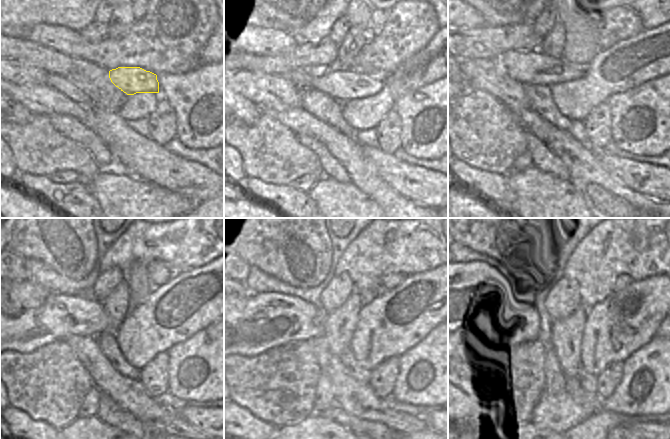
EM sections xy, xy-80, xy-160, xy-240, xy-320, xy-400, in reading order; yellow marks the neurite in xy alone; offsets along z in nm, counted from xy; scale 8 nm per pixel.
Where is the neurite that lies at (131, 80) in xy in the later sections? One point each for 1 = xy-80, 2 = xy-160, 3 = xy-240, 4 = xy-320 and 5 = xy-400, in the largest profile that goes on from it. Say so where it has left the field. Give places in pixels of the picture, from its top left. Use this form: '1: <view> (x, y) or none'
1: xy-80 (309, 65)
2: xy-160 (566, 80)
3: xy-240 (20, 296)
4: xy-320 (244, 292)
5: xy-400 (468, 287)

